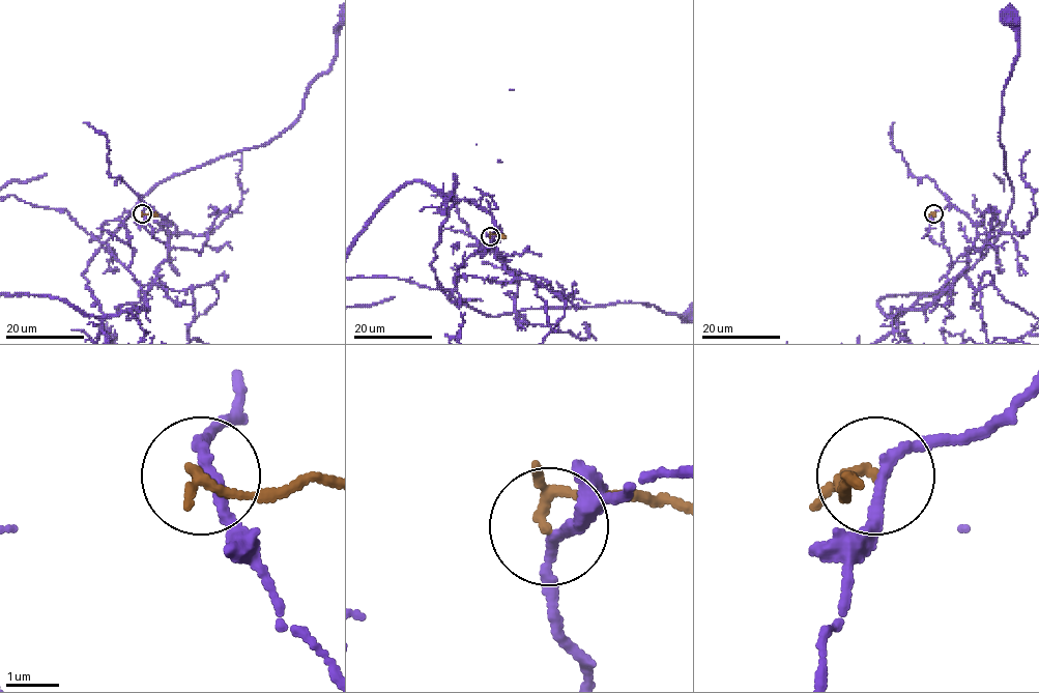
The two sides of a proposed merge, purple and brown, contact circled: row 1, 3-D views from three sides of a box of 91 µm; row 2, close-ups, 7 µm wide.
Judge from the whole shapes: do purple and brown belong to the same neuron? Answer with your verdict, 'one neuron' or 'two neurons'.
one neuron

